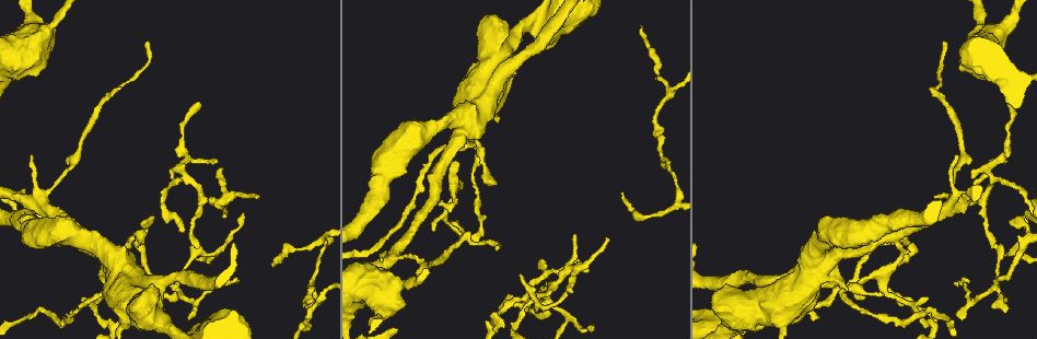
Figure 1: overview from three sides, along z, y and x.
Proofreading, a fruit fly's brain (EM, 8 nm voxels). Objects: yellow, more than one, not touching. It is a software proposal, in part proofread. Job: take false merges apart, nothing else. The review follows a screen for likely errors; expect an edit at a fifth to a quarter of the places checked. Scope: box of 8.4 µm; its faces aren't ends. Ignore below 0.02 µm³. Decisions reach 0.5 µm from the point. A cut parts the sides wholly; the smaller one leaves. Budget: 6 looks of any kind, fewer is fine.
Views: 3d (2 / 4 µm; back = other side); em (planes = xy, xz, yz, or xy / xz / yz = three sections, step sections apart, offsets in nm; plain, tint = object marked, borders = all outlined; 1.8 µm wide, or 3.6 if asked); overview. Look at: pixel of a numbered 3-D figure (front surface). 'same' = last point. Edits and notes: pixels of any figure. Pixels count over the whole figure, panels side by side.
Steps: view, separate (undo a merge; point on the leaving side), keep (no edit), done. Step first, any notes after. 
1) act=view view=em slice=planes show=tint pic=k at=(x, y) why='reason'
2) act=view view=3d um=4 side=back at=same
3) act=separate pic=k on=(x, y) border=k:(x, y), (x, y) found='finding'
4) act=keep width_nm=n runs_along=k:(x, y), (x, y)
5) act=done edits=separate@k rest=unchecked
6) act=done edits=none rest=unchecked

act=view view=em slice=xy step=8 show=tint pic=1 at=(996, 285) why='a fork'

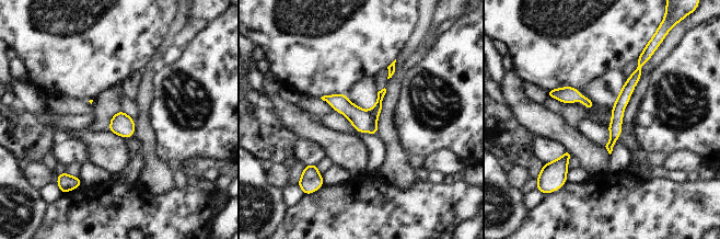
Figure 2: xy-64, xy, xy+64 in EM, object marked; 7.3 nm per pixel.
act=view view=em slice=planes show=tint at=same

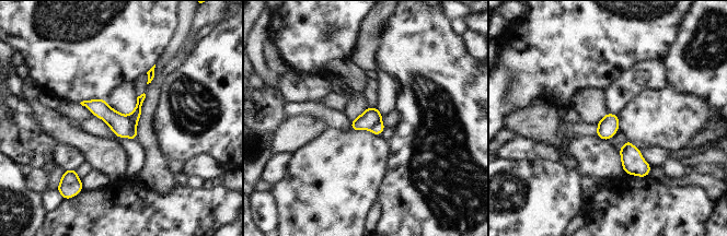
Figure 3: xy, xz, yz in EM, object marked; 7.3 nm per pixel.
act=separate pic=3 on=(119, 124) found='a second cell is stuck on'

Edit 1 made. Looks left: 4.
act=view view=em slice=yz step=8 show=tint pic=1 at=(666, 212) why='abrupt turn'

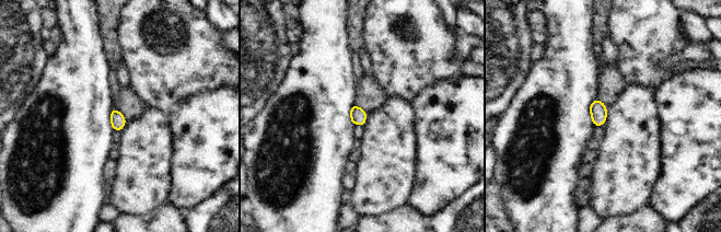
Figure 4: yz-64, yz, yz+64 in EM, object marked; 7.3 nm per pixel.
act=keep found='one cell here'

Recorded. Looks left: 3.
act=view view=em slice=xy step=16 show=plain pic=1 at=(981, 200) why='thin neck'

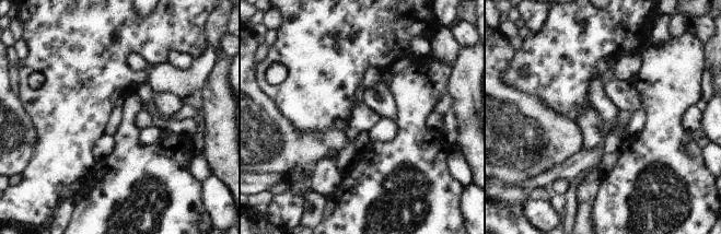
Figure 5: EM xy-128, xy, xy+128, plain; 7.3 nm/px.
act=view view=em slice=xy step=16 show=tint at=same why='with the object marked'

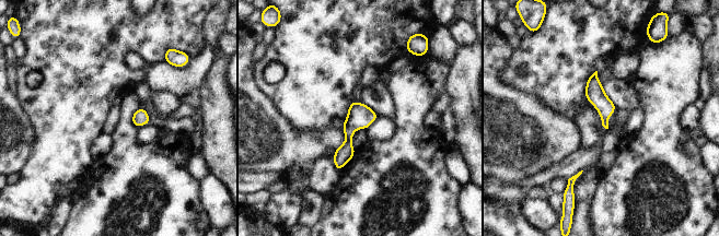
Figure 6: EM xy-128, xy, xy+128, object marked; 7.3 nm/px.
act=keep found='one cell here'

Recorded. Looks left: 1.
act=done edits=separate@3 rest=unchecked

